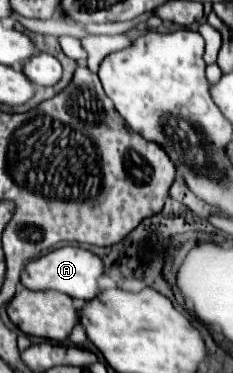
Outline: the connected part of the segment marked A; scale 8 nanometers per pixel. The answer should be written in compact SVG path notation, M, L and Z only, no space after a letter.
M62 246L58 250L52 250L50 254L32 260L26 264L22 274L22 284L28 290L56 290L72 296L74 300L92 300L98 296L98 276L106 272L102 258L98 258L94 252L84 250L80 246Z

